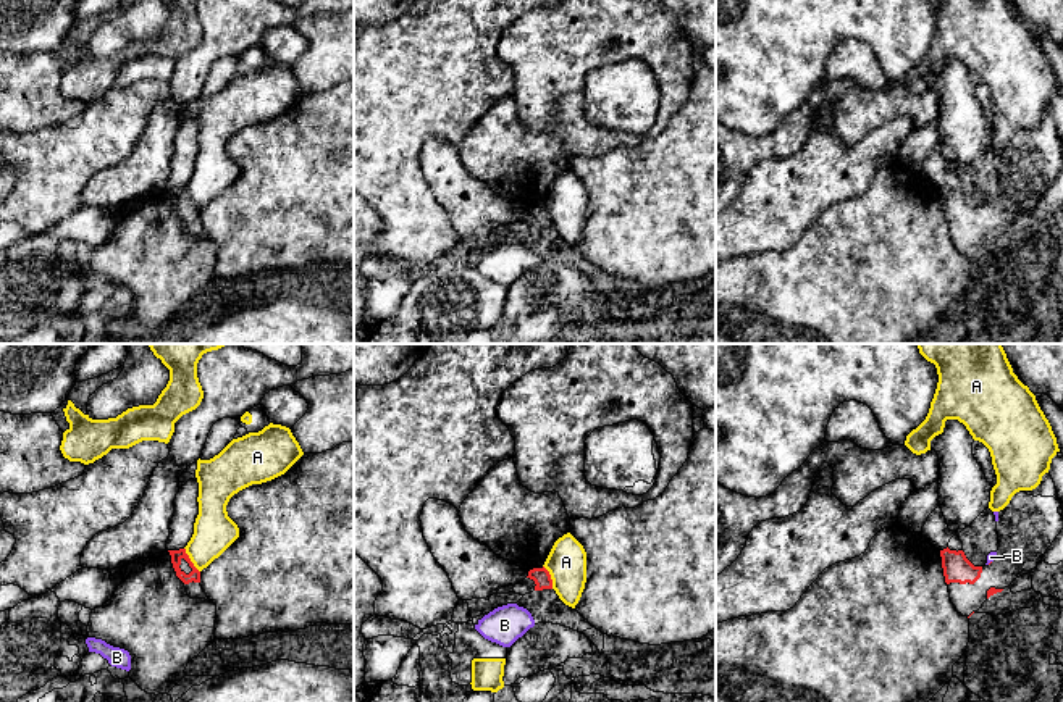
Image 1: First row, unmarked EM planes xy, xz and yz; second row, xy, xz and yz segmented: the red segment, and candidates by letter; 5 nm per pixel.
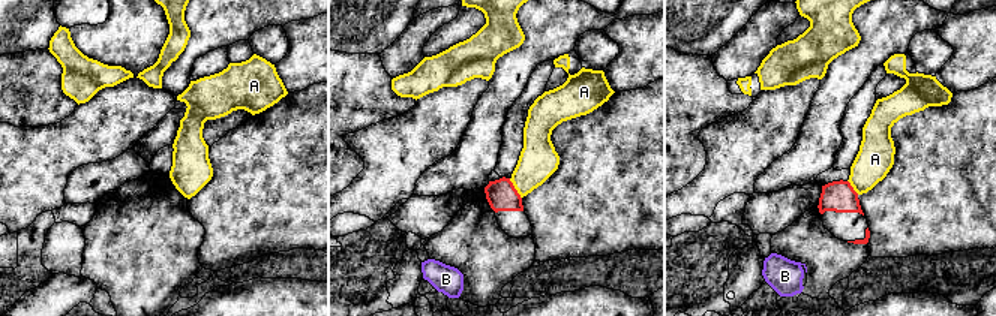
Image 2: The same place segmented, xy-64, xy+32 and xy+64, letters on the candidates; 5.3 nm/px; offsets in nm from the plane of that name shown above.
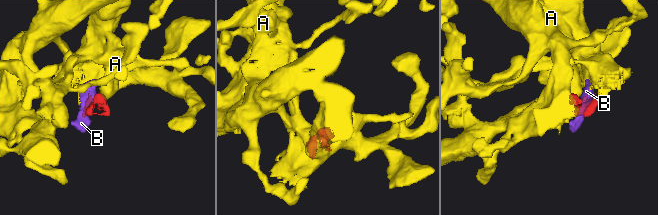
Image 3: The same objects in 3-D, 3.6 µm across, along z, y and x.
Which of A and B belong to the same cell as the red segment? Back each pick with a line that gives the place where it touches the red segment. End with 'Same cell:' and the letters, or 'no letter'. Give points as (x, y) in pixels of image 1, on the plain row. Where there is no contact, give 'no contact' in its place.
Same cell: no letter

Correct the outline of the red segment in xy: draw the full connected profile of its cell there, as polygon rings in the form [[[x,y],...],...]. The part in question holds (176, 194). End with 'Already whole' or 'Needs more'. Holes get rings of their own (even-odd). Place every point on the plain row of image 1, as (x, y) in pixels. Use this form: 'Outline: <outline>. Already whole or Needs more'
Outline: [[[186,187],[168,189],[176,215],[184,221],[186,231],[191,237],[205,237],[207,232],[200,224],[200,210],[194,205]]]. Needs more

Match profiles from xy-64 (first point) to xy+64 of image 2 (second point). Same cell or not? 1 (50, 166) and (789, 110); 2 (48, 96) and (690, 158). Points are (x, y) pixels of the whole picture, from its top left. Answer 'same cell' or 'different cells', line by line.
1: same cell
2: same cell

